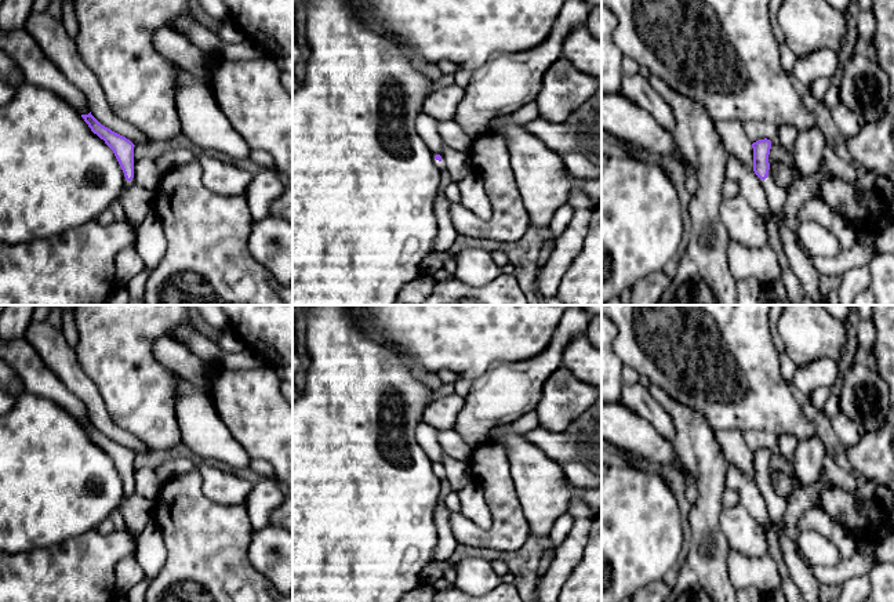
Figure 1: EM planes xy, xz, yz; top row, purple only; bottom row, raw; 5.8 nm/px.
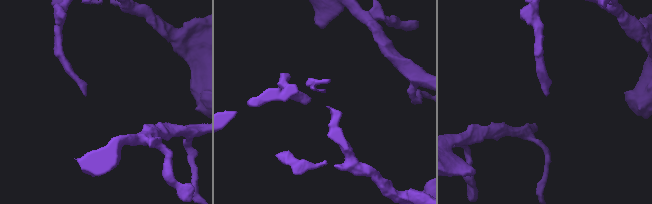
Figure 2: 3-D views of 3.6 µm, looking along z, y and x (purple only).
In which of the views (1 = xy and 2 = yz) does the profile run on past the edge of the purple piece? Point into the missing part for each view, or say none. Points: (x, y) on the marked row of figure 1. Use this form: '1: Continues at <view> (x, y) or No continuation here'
1: No continuation here
2: No continuation here

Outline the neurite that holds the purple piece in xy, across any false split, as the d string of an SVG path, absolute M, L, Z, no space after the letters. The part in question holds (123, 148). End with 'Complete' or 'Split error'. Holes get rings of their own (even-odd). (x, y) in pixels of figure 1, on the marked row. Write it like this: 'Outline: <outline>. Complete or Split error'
Outline: M91 112L81 115L91 131L97 134L113 150L127 181L134 178L134 144L126 137L102 126Z. Complete

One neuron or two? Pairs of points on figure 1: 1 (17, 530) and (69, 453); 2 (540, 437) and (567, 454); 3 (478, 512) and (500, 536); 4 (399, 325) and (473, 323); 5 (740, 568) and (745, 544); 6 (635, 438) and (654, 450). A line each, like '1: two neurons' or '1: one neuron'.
1: one neuron
2: one neuron
3: two neurons
4: one neuron
5: two neurons
6: one neuron

